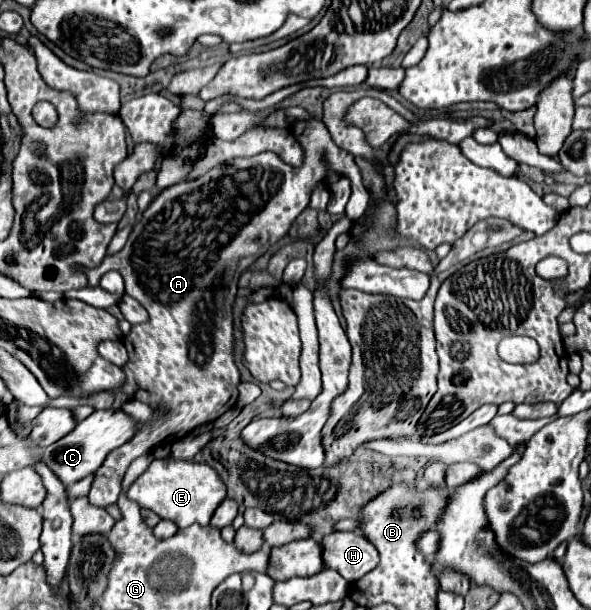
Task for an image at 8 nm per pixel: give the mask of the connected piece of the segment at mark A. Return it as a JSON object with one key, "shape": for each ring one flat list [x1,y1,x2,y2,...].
{"shape":[[319,117,293,121,291,131,305,153,301,167,287,165,279,155,265,151,253,157,235,157,223,165,209,169,205,175,197,179,175,183,159,191,159,195,149,203,137,225,133,225,133,231,121,251,105,257,97,269,87,271,89,285,93,287,99,285,103,273,111,269,119,271,125,279,125,293,137,299,149,313,147,323,135,325,127,335,123,335,123,345,129,353,129,361,121,367,121,371,125,373,125,383,117,391,107,393,115,397,113,409,121,411,127,401,137,399,137,389,145,391,147,395,141,397,141,401,147,403,153,413,151,421,137,423,133,439,113,449,105,457,103,465,95,471,95,479,87,495,91,505,107,507,117,501,121,493,123,475,133,459,151,453,159,445,169,445,185,437,191,429,203,423,215,421,235,403,233,397,237,397,239,369,233,363,231,303,237,291,237,279,259,255,263,255,263,251,267,251,289,231,295,217,309,205,309,197,315,183,325,179,329,171,347,177,351,182,351,196,345,214,351,221,357,221,365,213,369,193,361,183,361,173,355,163,355,157,351,153,345,153,337,145,331,145,331,137,323,121]]}

